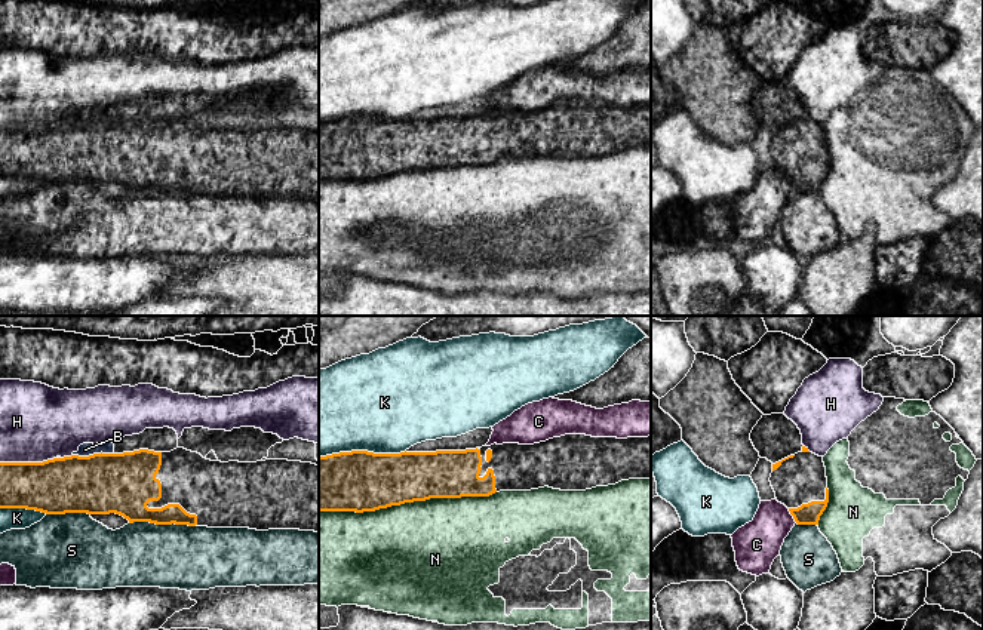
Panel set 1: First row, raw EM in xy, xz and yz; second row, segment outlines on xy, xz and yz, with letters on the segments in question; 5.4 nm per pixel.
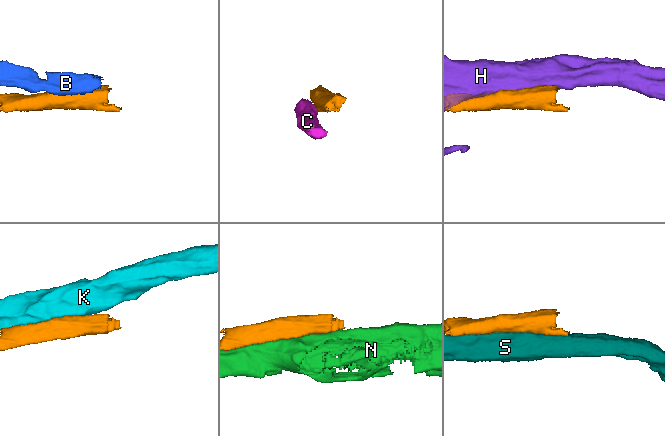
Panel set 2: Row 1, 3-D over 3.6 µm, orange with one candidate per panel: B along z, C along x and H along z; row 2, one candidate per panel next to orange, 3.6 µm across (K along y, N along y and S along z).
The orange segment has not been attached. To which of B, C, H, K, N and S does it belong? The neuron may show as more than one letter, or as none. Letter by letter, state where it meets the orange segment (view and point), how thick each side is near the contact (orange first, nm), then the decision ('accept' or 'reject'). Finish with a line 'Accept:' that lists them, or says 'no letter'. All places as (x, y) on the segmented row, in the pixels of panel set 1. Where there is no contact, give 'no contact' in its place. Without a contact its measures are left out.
B: xy (94, 454) | 340/70 nm | reject
C: yz (792, 515) | 120/240 nm | reject
H: xy (27, 463) | 300/420 nm | reject
K: xz (362, 451) | 340/500 nm | reject
N: xz (406, 501) | 320/480 nm | reject
S: xy (163, 524) | 240/360 nm | reject
Accept: no letter

